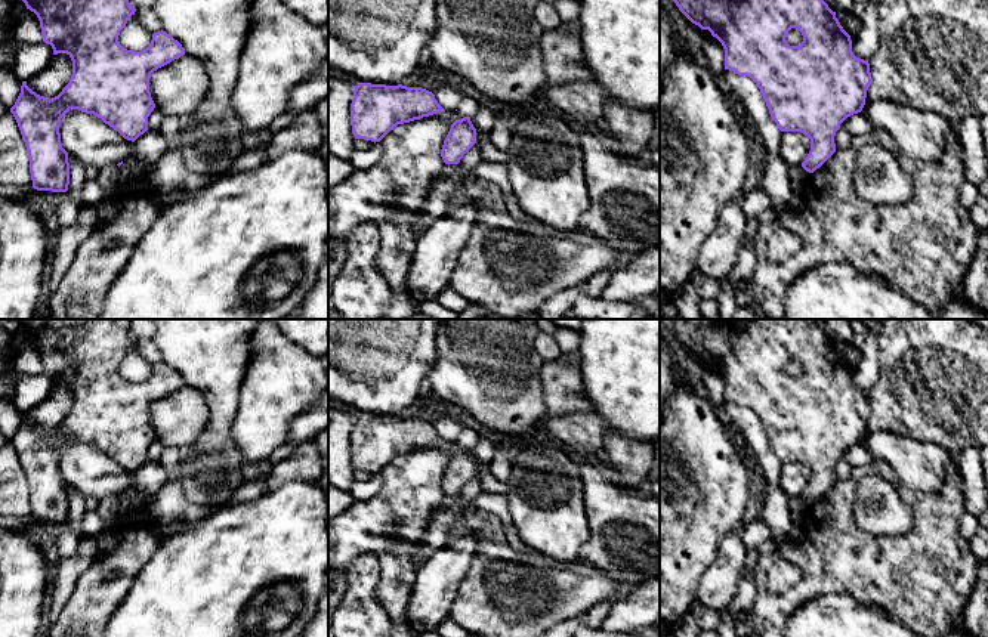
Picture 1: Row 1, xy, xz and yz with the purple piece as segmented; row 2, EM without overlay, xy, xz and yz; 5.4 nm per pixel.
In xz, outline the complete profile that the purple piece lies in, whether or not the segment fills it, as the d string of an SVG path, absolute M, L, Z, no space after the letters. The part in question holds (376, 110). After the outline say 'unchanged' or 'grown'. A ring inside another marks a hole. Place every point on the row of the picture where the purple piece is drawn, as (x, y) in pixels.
M359 83L351 103L351 126L355 139L376 143L398 124L444 111L426 89Z | unchanged

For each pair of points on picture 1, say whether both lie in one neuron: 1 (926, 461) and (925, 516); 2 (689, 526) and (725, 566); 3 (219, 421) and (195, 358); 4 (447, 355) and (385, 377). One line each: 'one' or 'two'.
1: two
2: two
3: one
4: two

